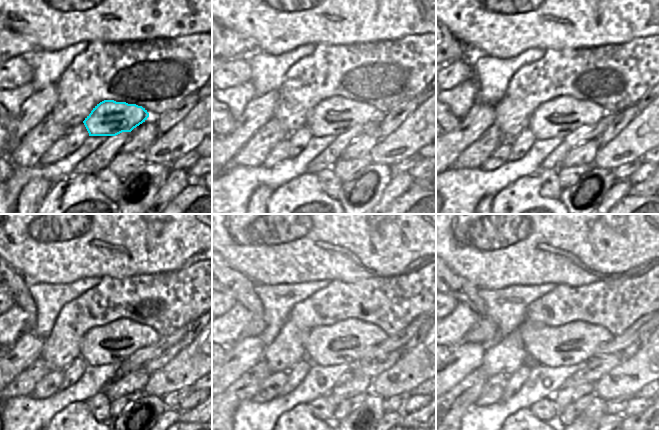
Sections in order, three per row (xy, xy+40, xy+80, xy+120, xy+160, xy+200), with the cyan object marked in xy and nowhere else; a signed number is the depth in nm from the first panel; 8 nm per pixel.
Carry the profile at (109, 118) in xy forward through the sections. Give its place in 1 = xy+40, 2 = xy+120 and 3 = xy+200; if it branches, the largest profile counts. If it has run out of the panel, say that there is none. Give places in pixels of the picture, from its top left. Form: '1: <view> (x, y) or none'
1: xy+40 (334, 116)
2: xy+120 (112, 343)
3: xy+200 (575, 342)

